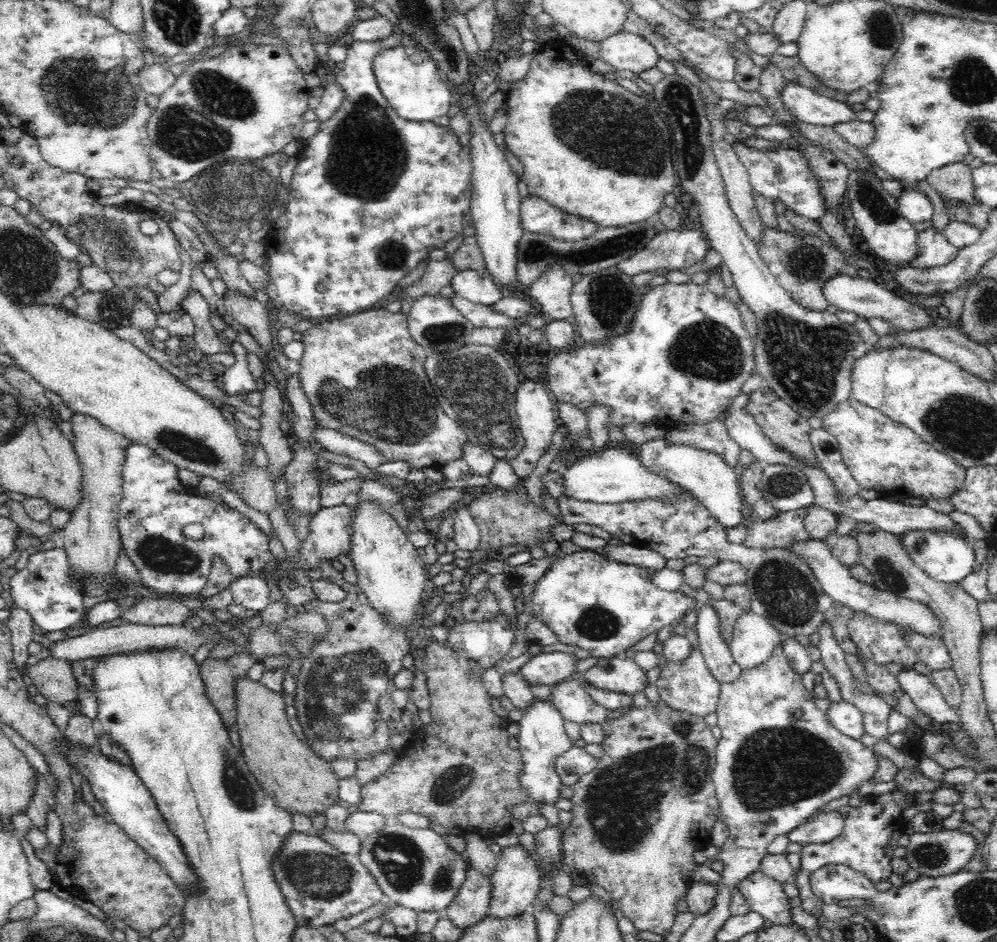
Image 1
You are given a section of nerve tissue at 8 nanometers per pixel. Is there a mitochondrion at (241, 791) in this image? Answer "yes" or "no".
yes

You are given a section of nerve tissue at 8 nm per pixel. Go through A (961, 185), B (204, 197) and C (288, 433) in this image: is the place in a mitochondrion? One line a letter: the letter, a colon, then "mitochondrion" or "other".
A: other
B: mitochondrion
C: other

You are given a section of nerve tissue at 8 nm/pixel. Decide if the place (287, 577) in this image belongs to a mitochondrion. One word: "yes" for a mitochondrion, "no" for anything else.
yes

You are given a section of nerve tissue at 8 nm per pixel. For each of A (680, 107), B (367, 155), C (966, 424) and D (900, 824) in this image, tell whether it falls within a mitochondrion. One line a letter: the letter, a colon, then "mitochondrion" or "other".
A: mitochondrion
B: mitochondrion
C: mitochondrion
D: other

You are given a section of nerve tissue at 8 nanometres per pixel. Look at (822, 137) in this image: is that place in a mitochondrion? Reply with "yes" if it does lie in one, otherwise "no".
no

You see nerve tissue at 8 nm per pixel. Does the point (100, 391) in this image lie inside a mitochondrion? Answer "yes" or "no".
no

